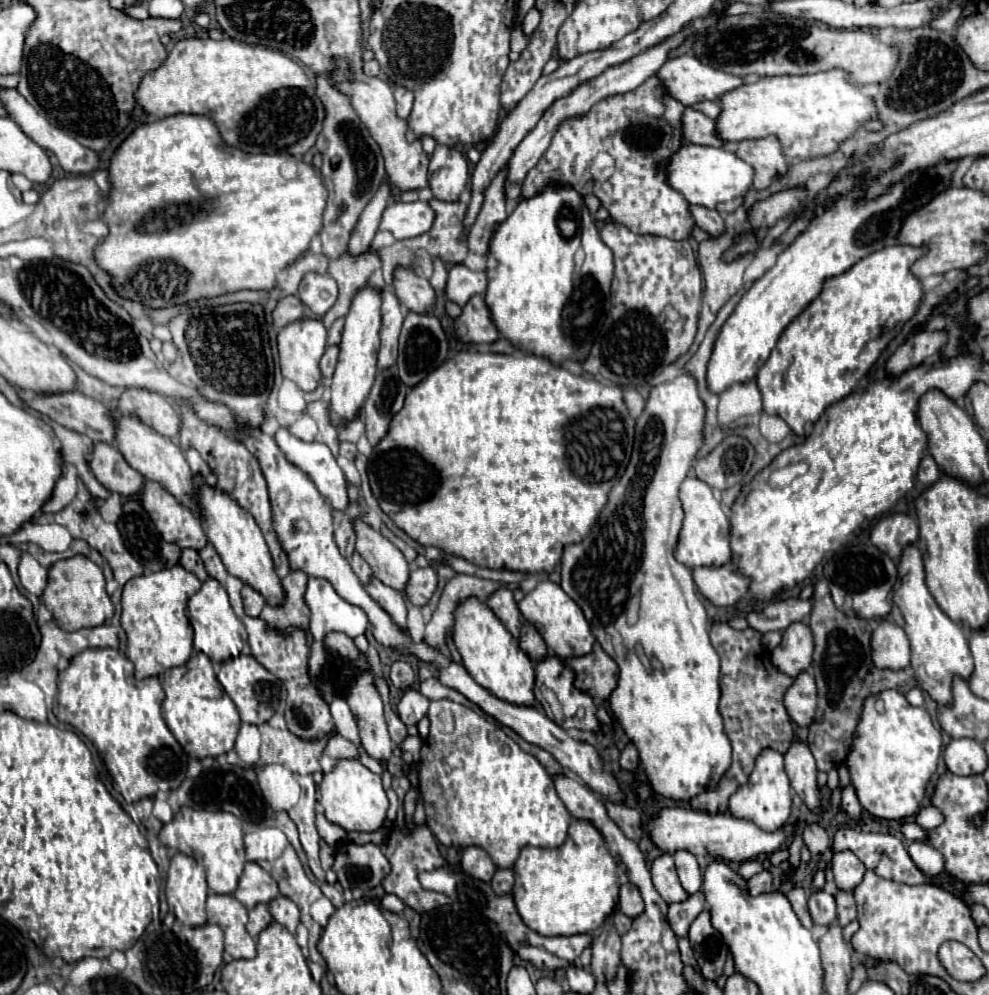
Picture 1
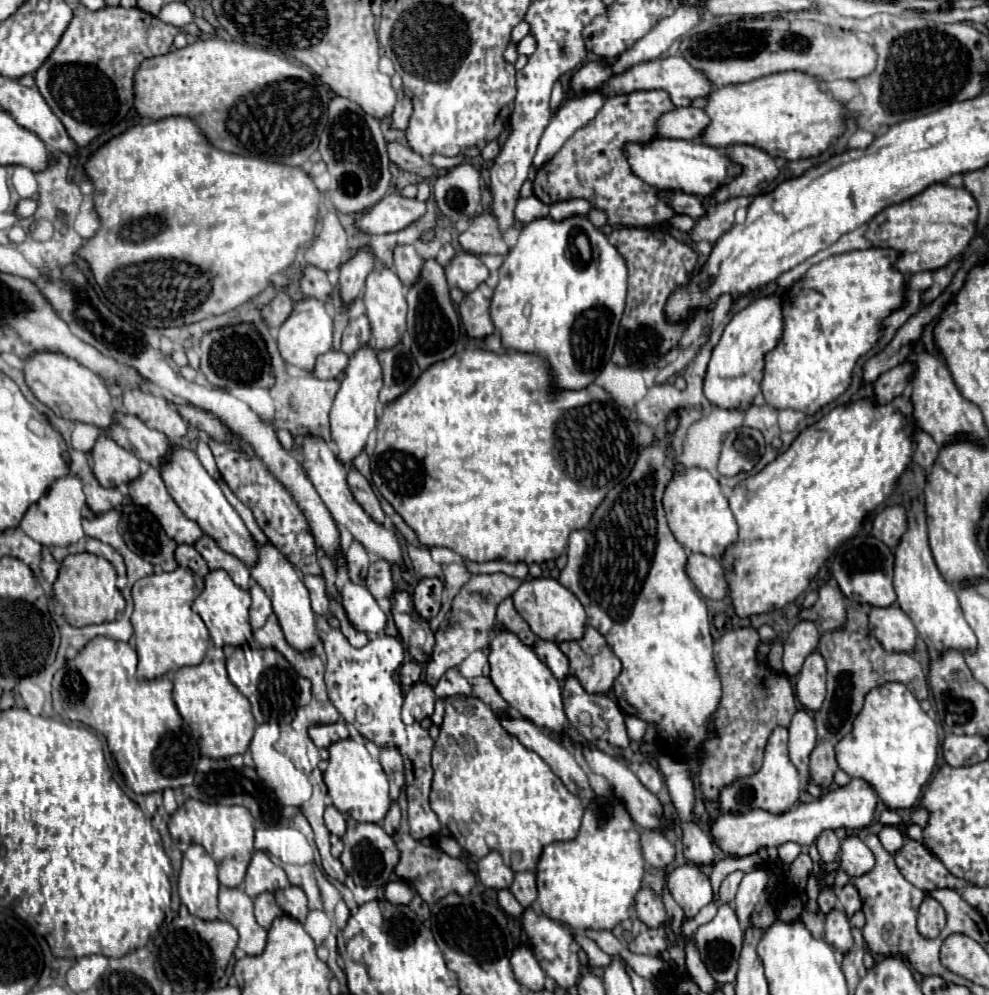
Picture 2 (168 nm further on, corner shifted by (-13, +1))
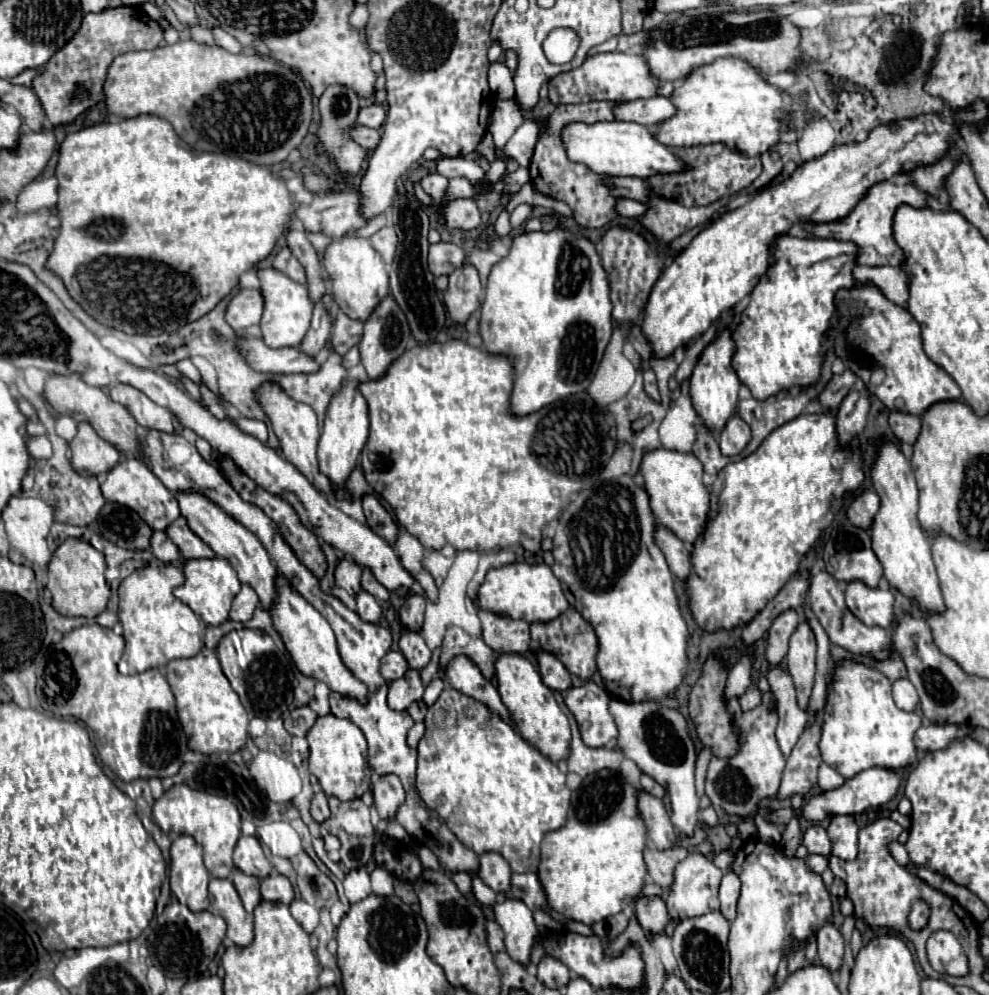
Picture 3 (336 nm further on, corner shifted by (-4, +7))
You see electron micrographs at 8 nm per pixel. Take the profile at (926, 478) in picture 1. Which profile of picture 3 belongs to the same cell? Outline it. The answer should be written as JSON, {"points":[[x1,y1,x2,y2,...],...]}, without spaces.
{"points":[[895,410,895,412,889,414,889,426,901,442,915,444,917,436,919,436,919,430,921,430,921,420,919,420,919,416]]}

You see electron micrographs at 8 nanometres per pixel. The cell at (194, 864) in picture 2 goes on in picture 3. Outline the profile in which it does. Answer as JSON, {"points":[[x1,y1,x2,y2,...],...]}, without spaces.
{"points":[[179,836,171,844,173,866,169,866,169,884,172,894,191,912,207,910,209,872,203,864,203,850,191,836]]}

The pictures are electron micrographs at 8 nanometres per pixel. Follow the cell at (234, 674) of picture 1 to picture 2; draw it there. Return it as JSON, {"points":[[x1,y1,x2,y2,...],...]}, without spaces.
{"points":[[236,648,234,654,226,662,228,676,232,684,250,700,252,714,258,724,264,722,280,722,280,720,292,720,296,716,298,706,298,674,296,670,280,656,276,650,246,650]]}

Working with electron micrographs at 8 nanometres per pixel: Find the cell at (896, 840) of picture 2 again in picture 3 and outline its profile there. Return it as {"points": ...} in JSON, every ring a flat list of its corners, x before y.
{"points":[[893,842,893,844,889,846,889,850,891,850,891,856,893,856,901,866,909,866,909,864,911,864,909,854,907,854,907,850,905,850,905,846,901,846,899,842]]}

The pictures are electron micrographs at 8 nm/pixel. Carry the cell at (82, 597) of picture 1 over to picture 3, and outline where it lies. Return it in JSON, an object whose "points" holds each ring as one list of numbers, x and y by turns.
{"points":[[67,538,55,552,49,562,49,580,47,588,53,594,53,608,63,616,99,616,111,596,111,590,105,582,105,558,99,550,95,550,89,542,79,538]]}

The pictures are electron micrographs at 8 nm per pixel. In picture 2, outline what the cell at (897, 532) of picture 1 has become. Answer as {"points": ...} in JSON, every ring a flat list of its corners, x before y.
{"points":[[886,506,886,508,874,518,872,534,894,550,896,544,900,544,904,532,908,530,908,512,904,506]]}

